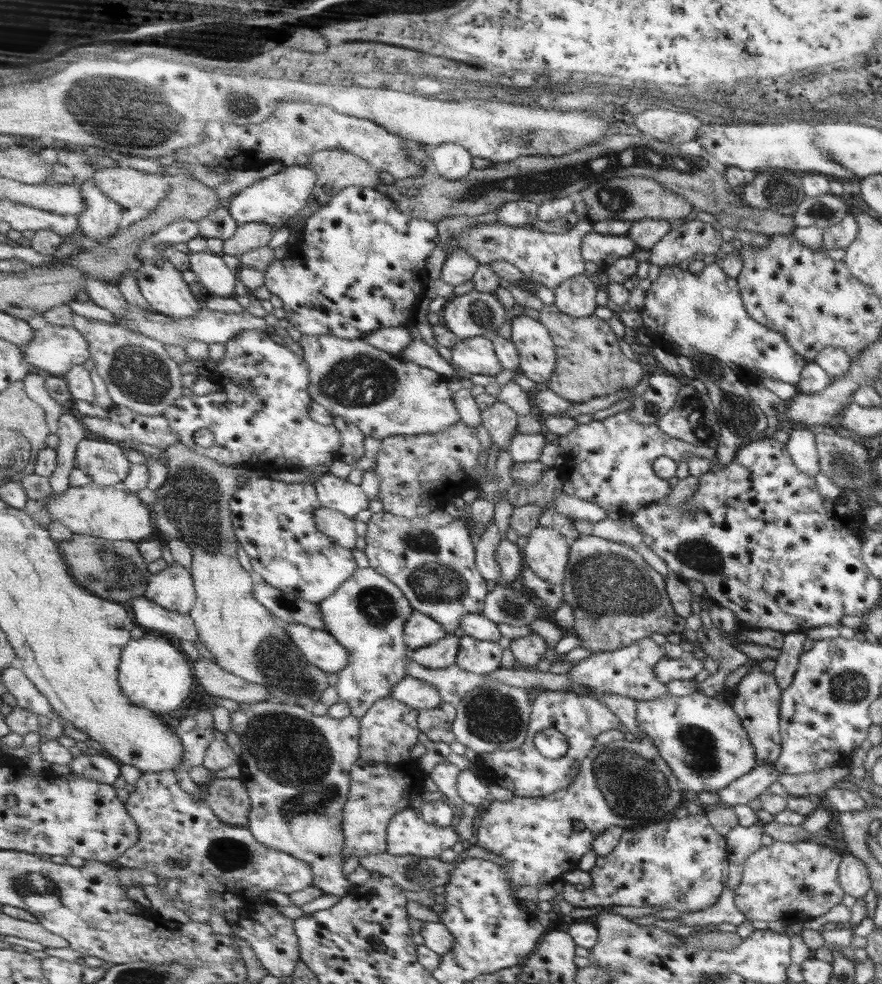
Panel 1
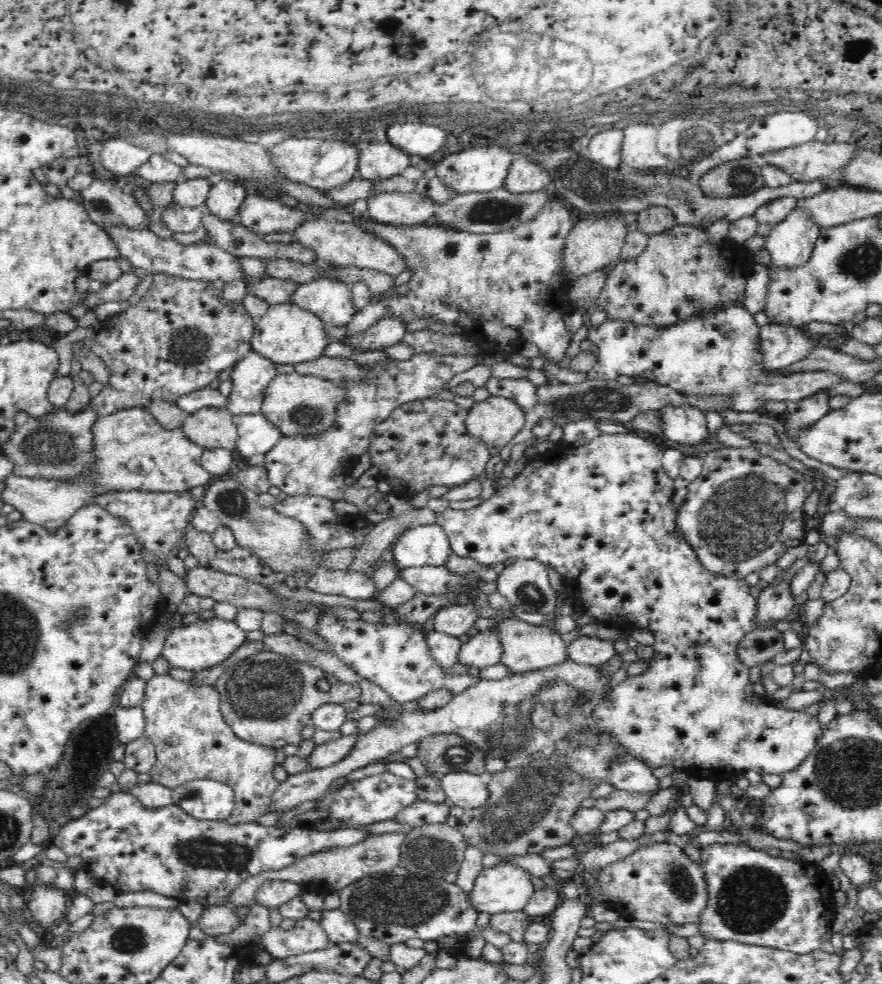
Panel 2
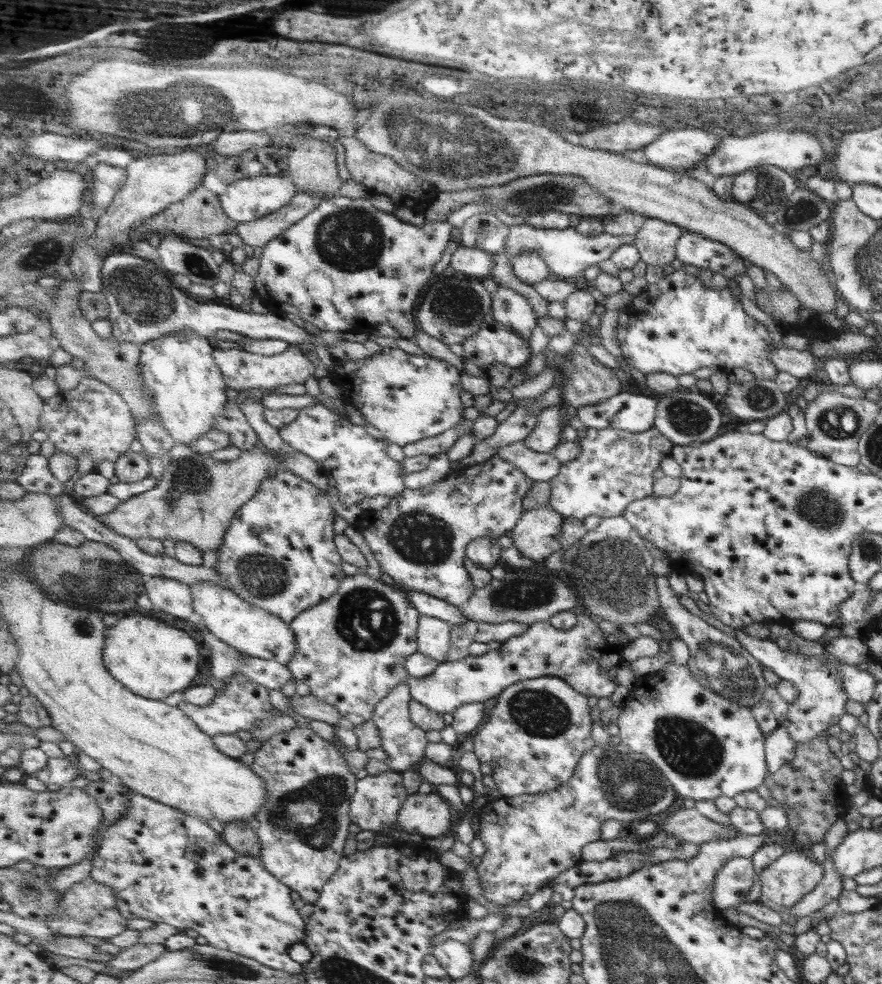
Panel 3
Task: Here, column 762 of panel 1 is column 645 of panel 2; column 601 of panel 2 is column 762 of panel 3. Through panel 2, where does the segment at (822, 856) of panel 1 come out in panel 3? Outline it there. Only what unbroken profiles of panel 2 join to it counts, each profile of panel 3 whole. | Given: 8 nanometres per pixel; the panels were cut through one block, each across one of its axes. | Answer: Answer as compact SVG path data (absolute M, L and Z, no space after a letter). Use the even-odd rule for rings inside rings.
M798 851L785 852L759 873L760 894L757 901L777 913L789 912L789 907L793 906L807 892L811 892L822 876L821 866L813 863L808 858L808 854Z

